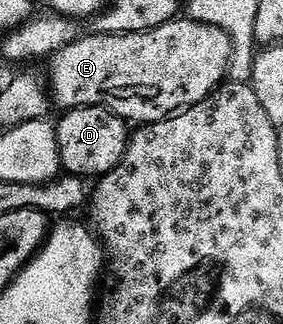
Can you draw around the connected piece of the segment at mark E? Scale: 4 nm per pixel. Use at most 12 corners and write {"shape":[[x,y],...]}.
{"shape":[[188,16],[52,55],[62,111],[152,124],[226,81],[233,41]]}

